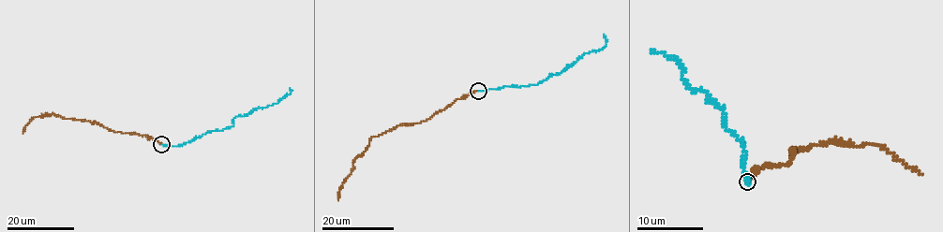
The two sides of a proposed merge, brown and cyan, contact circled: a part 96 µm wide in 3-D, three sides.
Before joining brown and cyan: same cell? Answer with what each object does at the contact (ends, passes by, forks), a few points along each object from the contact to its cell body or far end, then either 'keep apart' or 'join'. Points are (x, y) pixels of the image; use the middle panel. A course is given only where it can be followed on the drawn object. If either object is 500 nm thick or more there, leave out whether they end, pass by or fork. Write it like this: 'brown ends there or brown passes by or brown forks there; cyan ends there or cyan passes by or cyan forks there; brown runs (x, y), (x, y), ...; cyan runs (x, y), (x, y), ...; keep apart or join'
brown ends there; cyan ends there; brown runs (478, 90), (425, 121), (398, 125), (373, 136), (354, 160), (338, 200); cyan runs (478, 90), (538, 84), (549, 75), (564, 70), (583, 54), (599, 50), (606, 45), (604, 35); join

